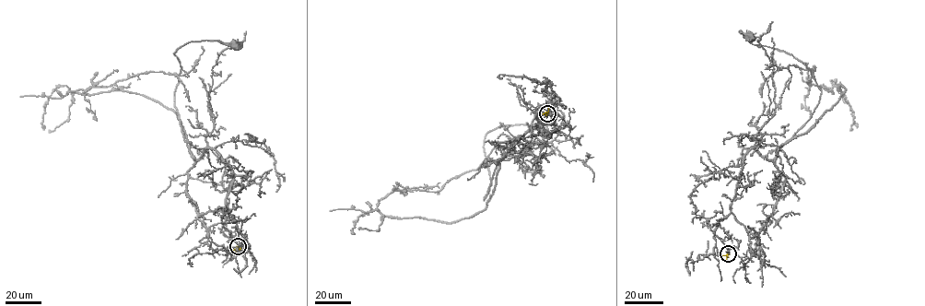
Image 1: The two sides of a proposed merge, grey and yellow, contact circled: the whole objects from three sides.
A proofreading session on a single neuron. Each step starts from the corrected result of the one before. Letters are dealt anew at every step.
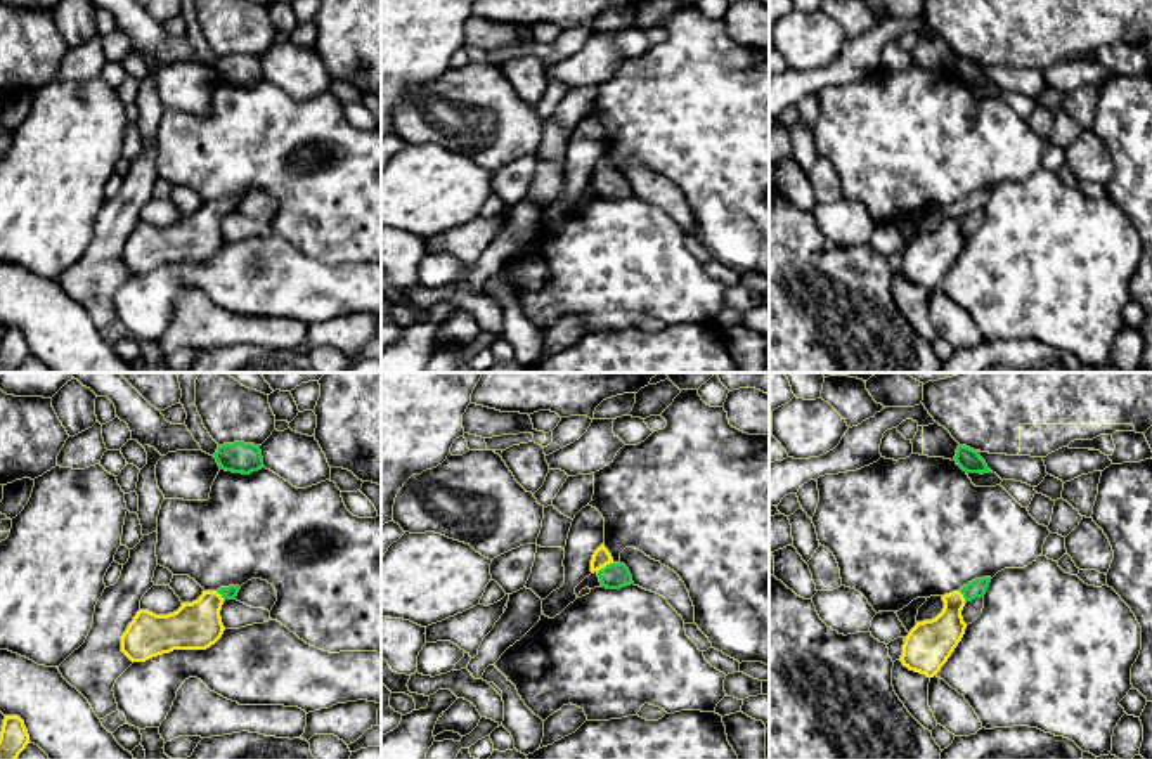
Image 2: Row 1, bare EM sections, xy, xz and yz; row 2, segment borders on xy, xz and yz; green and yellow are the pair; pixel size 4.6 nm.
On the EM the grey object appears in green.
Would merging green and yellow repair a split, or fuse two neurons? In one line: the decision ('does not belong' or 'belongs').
belongs

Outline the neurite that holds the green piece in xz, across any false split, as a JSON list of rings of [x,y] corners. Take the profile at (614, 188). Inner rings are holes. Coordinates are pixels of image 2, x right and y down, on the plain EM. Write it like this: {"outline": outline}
{"outline": [[[601,156],[591,172],[591,184],[598,185],[601,199],[620,201],[634,196],[629,180],[624,175],[615,175],[605,156]]]}

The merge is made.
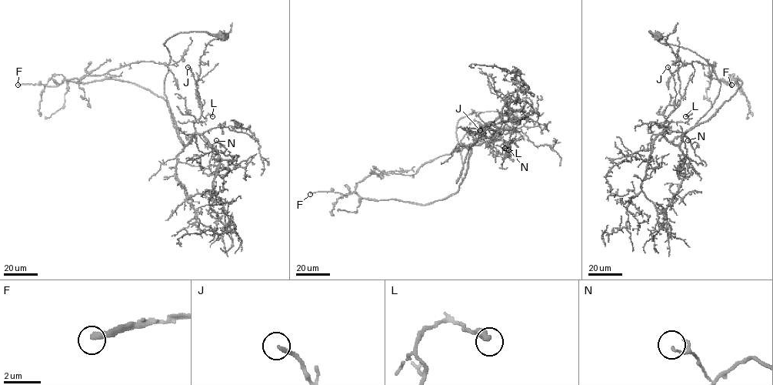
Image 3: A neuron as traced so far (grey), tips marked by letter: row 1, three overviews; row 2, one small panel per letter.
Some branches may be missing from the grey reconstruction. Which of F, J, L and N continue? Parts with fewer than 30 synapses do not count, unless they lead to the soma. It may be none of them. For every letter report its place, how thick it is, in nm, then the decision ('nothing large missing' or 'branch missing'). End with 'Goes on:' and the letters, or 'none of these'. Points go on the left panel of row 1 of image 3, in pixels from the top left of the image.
F: at (18, 85); 320 nm thick; branch missing
J: at (188, 67); 200 nm thick; nothing large missing
L: at (212, 116); 360 nm thick; nothing large missing
N: at (216, 140); 110 nm thick; nothing large missing
Goes on: F

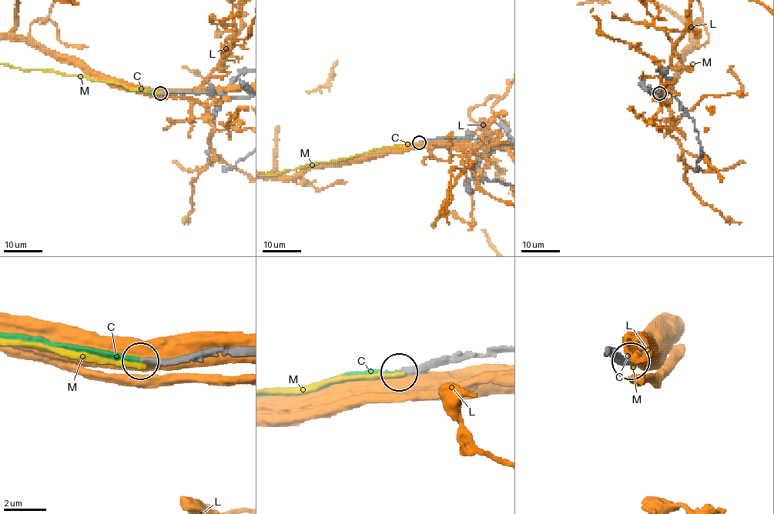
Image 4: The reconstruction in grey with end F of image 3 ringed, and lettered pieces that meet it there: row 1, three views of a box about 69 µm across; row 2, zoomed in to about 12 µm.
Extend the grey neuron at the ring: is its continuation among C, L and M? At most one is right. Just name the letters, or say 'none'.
C

